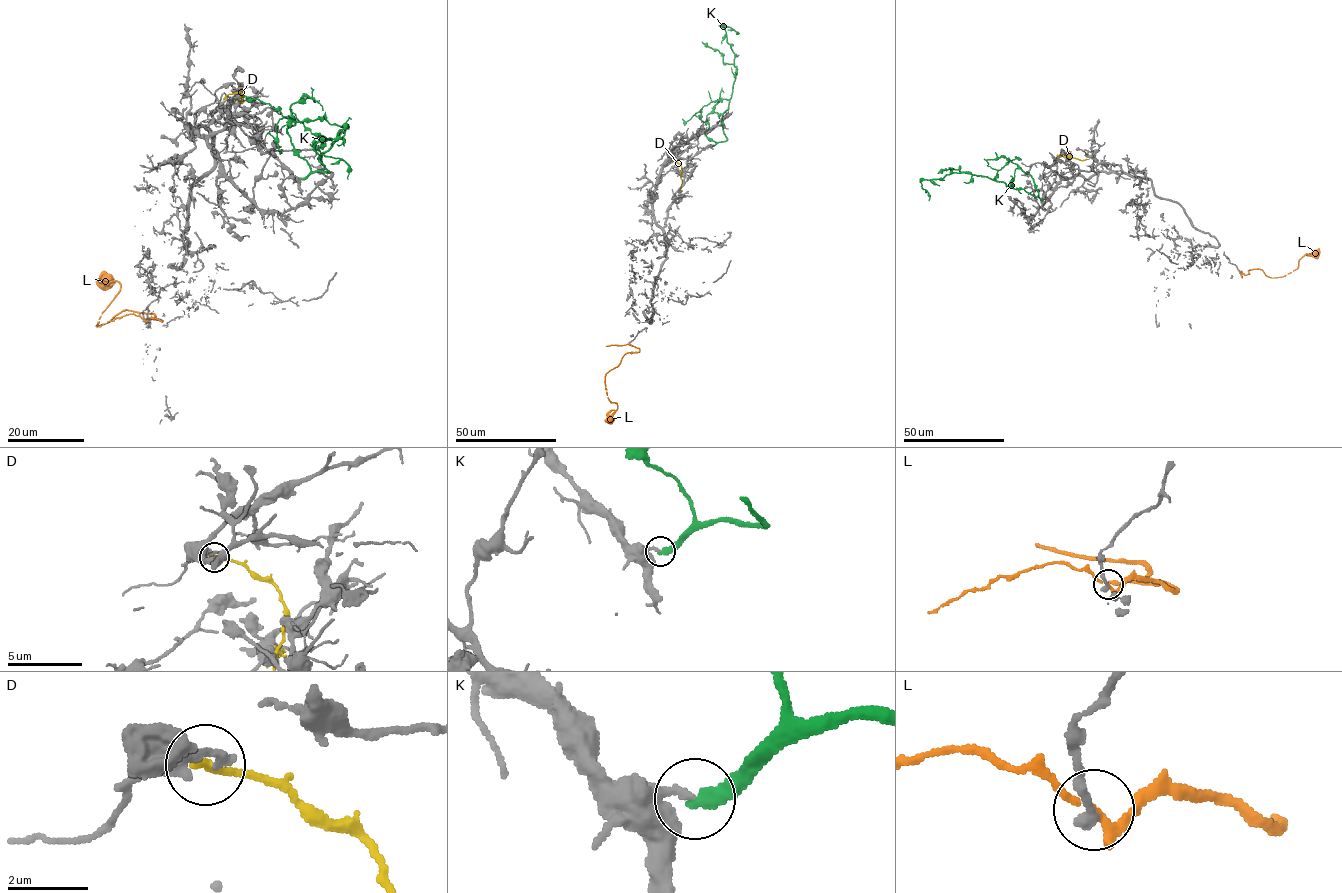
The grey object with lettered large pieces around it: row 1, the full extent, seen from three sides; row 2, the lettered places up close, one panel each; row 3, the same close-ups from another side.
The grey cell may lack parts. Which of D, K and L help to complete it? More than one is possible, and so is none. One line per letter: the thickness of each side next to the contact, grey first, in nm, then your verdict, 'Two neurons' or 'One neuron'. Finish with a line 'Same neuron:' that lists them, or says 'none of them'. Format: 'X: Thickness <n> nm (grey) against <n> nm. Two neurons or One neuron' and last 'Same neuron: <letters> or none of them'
D: Thickness 200 nm (grey) against 240 nm. Two neurons
K: Thickness 170 nm (grey) against 320 nm. Two neurons
L: Thickness 280 nm (grey) against 200 nm. Two neurons
Same neuron: none of them

